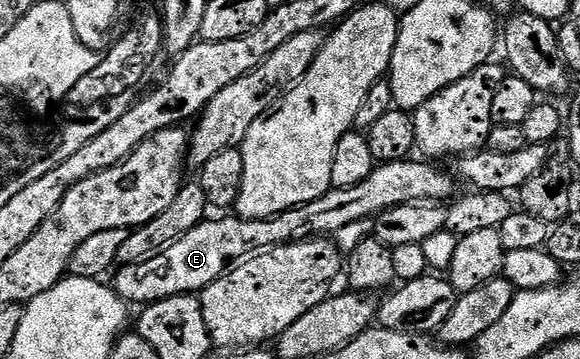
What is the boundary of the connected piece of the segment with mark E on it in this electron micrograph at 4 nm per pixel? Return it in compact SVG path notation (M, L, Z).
M410 157L390 163L377 163L367 181L359 181L359 185L354 187L333 187L323 197L304 203L302 207L292 207L269 219L206 218L205 222L195 225L191 233L179 237L156 255L138 263L118 266L112 276L111 286L119 298L129 305L148 305L167 297L200 293L234 265L258 254L262 249L298 243L304 239L333 237L339 229L343 229L343 225L351 225L351 221L373 219L392 207L452 200L455 195L454 176L448 170L440 171L437 168L440 166L432 162L416 163L415 160Z

